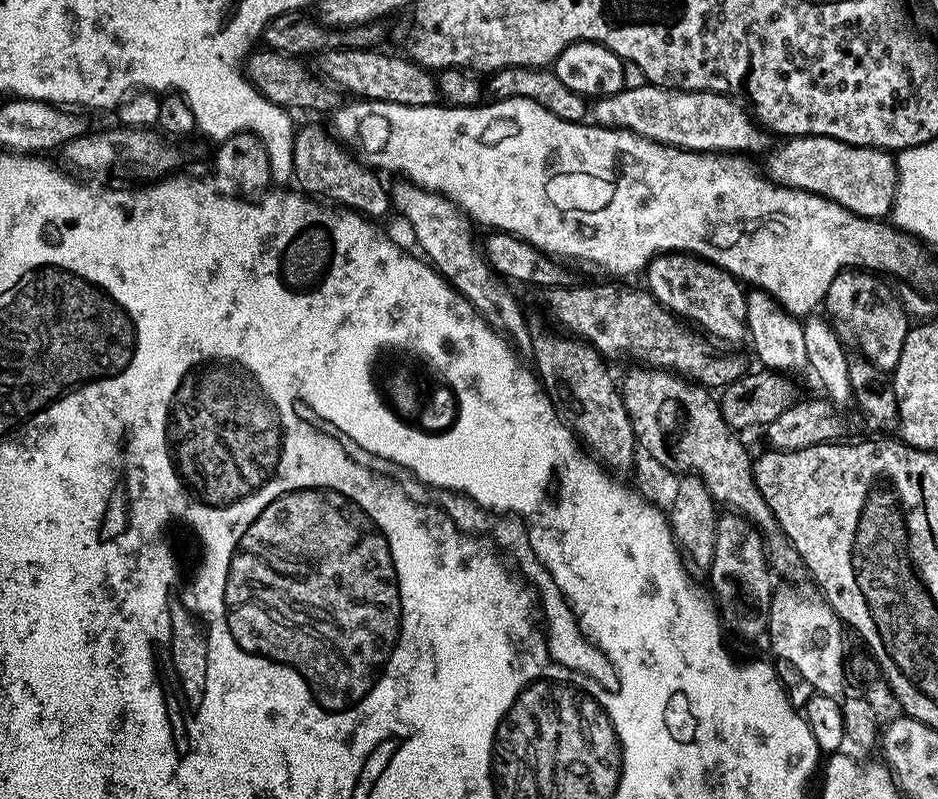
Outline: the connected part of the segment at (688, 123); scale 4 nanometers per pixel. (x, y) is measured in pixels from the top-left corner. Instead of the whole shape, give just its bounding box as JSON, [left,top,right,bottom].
[590,82,769,154]

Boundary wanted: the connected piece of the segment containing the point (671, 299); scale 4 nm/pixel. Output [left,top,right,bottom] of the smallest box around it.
[647,252,749,344]

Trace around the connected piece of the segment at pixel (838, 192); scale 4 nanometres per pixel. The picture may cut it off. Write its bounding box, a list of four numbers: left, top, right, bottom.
[766,136,896,218]

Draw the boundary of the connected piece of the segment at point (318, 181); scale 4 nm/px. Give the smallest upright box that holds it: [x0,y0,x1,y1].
[293,124,392,219]

